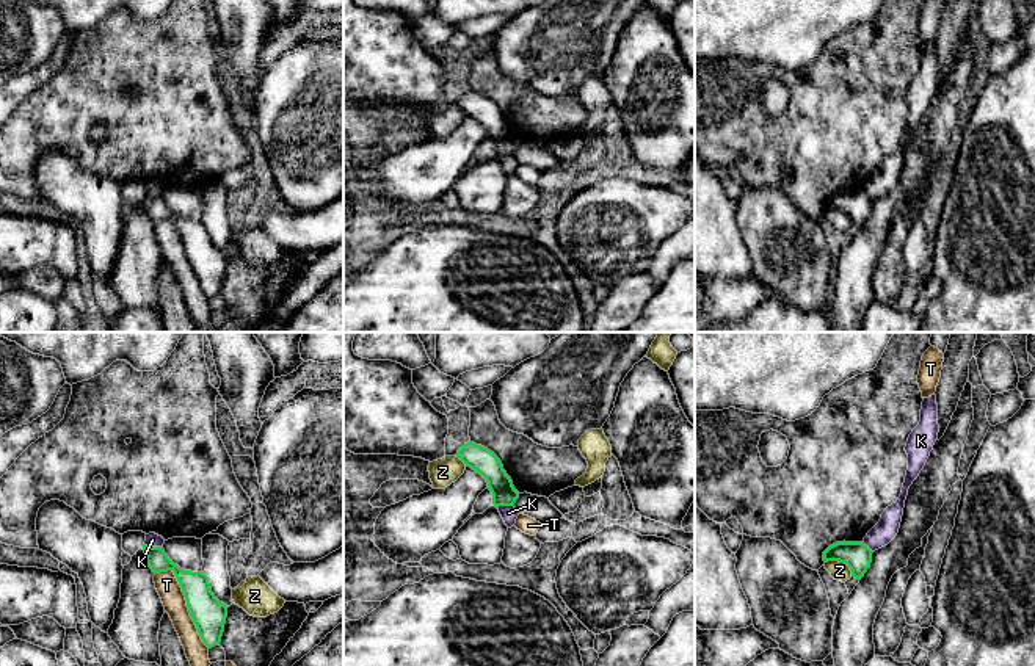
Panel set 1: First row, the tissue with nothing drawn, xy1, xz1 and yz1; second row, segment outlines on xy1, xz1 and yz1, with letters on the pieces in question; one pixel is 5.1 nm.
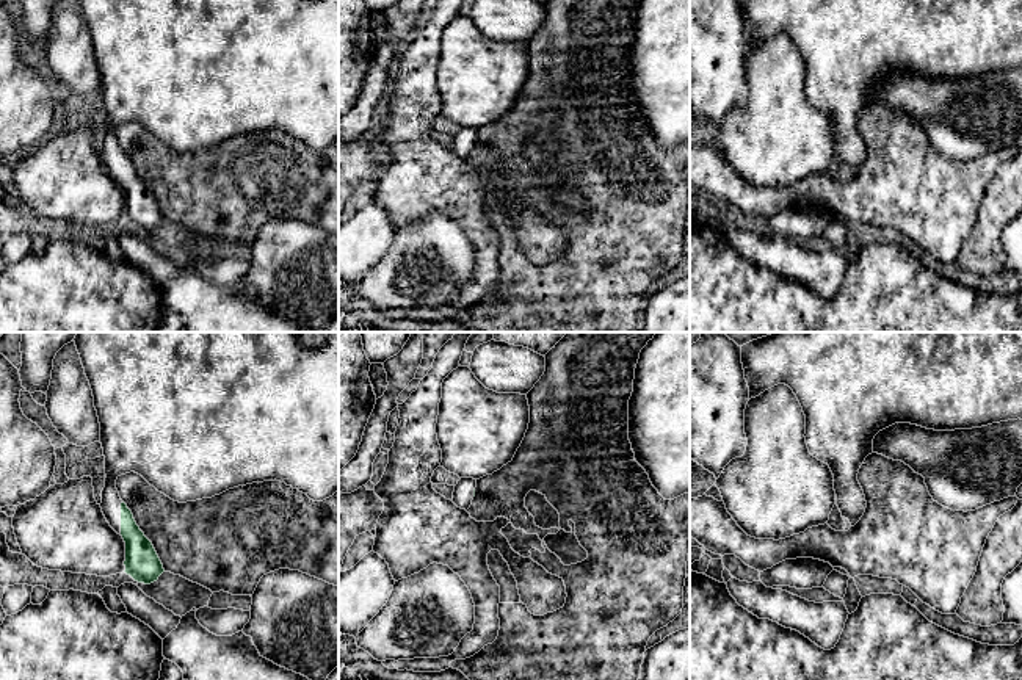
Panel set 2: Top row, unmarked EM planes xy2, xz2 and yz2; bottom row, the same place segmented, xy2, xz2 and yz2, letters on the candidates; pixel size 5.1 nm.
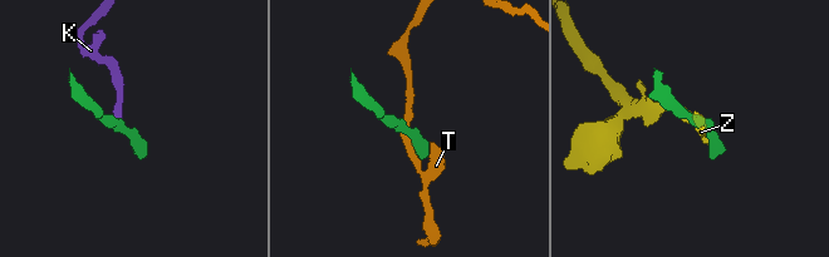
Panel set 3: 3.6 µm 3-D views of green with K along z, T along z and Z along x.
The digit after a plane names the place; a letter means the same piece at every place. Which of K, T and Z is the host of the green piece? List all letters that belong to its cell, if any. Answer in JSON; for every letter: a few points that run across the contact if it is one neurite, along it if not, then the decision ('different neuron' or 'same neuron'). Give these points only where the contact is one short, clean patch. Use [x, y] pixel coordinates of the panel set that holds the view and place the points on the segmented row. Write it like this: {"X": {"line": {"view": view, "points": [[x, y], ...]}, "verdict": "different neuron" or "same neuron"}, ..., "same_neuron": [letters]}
{"K": {"line": {"view": "xy1", "points": [[145, 544], [162, 547]]}, "verdict": "different neuron"}, "T": {"verdict": "different neuron"}, "Z": {"verdict": "different neuron"}, "same_neuron": []}

